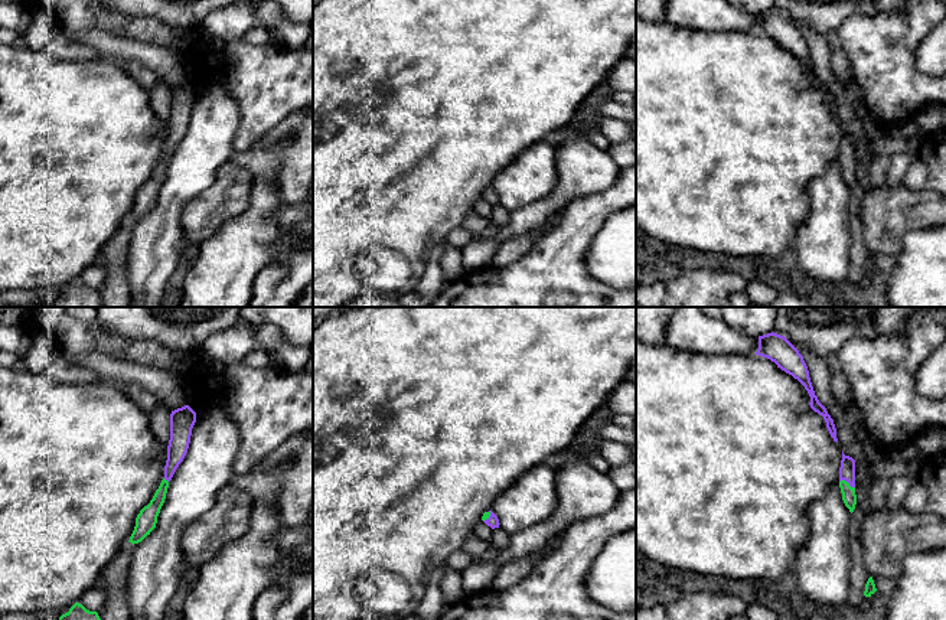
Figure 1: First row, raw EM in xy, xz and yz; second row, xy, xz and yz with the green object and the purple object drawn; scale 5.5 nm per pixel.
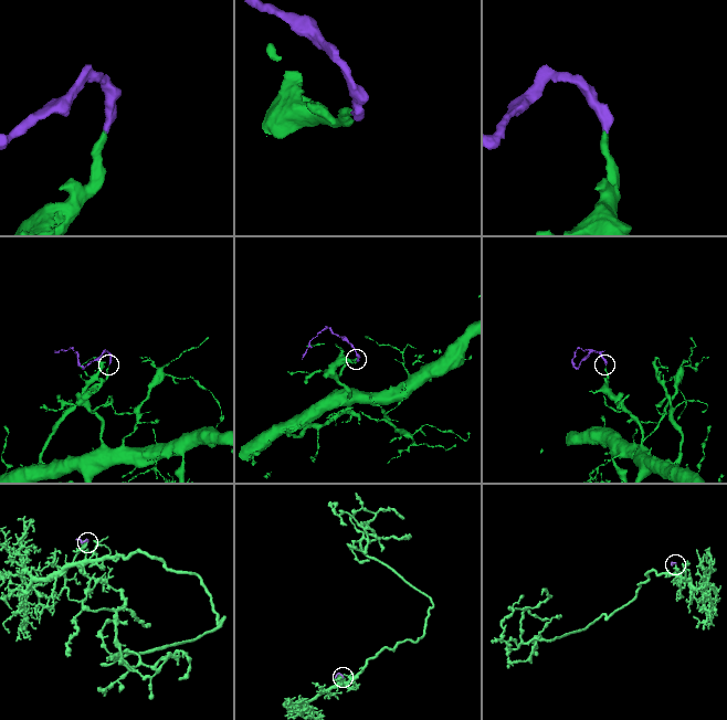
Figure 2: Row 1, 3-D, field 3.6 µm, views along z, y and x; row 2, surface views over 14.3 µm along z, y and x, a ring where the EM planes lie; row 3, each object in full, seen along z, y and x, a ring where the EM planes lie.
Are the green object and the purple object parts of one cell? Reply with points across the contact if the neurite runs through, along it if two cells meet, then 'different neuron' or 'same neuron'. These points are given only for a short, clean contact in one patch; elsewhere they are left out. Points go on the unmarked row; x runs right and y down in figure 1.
way yz (848, 170), (847, 159), (847, 149); same neuron

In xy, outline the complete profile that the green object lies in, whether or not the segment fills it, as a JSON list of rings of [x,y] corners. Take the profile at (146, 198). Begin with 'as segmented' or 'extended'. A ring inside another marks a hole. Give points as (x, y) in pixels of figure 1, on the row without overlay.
extended | [[[189,82],[172,88],[164,156],[150,180],[144,183],[136,195],[136,203],[128,218],[133,222],[141,219],[156,205],[157,193],[166,176],[169,159],[187,130],[195,99],[196,89]]]

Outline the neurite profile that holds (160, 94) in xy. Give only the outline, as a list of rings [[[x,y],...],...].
[[[159,78],[154,88],[149,92],[150,107],[163,125],[167,125],[170,117],[170,91],[172,88]]]

